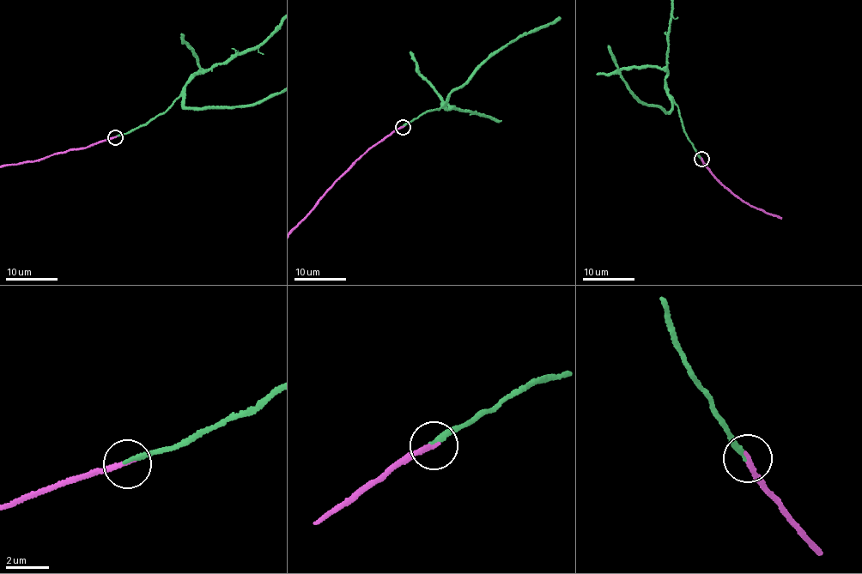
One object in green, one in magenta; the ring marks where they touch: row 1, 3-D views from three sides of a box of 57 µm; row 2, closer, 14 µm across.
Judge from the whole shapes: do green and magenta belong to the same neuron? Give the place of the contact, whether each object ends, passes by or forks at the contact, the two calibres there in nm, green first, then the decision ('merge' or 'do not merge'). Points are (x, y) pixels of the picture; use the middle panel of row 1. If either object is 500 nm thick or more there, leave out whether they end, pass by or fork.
(403, 127) | green ends | magenta ends | 220/240 nm | merge

